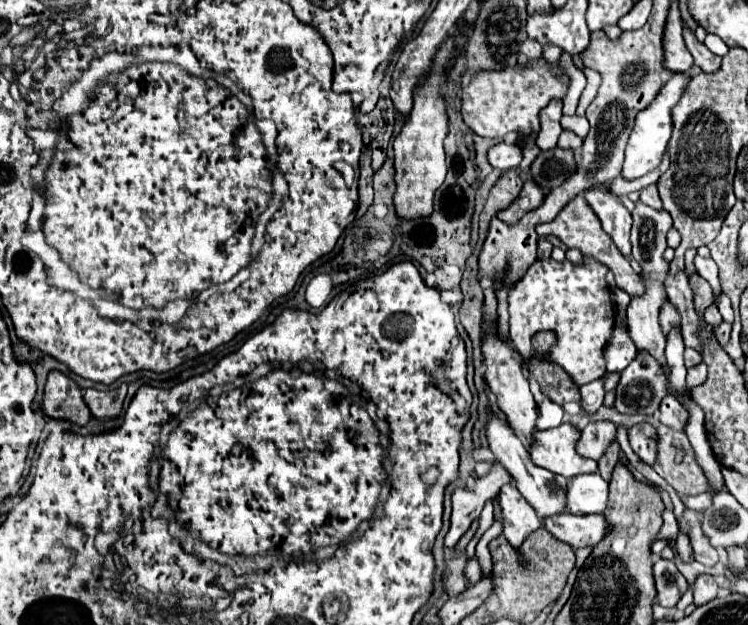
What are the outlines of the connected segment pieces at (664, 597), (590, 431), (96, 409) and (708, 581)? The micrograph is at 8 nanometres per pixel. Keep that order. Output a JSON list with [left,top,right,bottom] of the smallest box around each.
[[653,557,687,607],[579,421,615,459],[83,383,127,419],[693,575,717,605]]

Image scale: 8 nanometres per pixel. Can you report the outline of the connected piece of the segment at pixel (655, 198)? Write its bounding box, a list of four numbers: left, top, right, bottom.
[641,185,661,209]

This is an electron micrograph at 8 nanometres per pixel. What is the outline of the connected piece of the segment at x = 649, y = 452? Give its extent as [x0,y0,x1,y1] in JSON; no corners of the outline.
[629,423,657,465]

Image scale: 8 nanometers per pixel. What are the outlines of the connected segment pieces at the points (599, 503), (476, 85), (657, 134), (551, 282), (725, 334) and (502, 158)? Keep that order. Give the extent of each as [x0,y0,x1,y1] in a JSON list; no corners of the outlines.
[[567,475,609,515],[463,59,567,137],[621,73,691,179],[509,257,615,385],[713,321,732,346],[489,143,523,171]]

